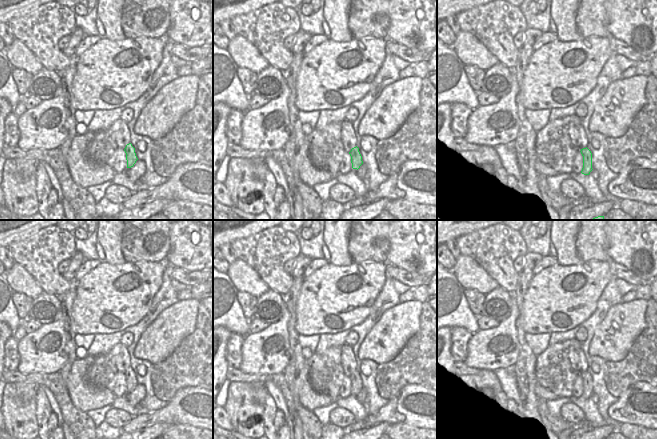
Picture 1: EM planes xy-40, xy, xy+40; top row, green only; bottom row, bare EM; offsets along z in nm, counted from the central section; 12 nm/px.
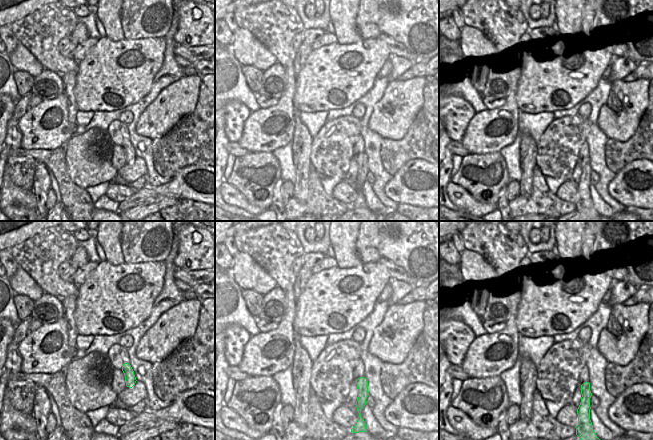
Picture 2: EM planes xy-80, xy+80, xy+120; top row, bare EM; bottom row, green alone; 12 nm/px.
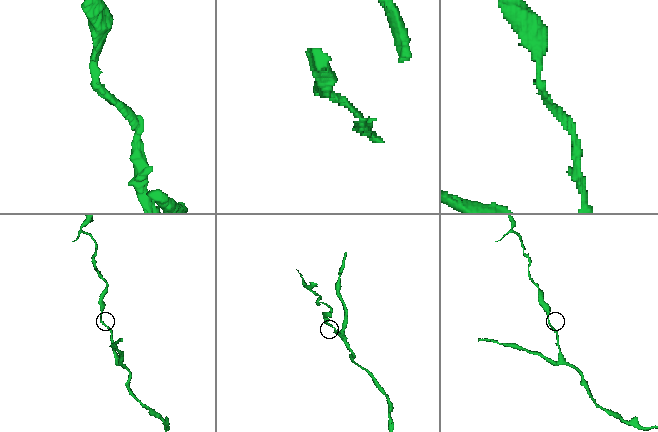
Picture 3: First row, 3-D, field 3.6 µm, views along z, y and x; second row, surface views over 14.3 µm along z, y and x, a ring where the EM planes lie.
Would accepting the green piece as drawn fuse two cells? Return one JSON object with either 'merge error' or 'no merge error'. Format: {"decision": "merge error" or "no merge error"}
{"decision": "no merge error"}

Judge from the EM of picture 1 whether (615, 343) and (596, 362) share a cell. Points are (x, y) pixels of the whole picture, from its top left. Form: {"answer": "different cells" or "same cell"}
{"answer": "different cells"}

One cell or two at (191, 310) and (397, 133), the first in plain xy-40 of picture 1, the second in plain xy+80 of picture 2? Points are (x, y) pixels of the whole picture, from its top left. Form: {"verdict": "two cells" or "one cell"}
{"verdict": "one cell"}

